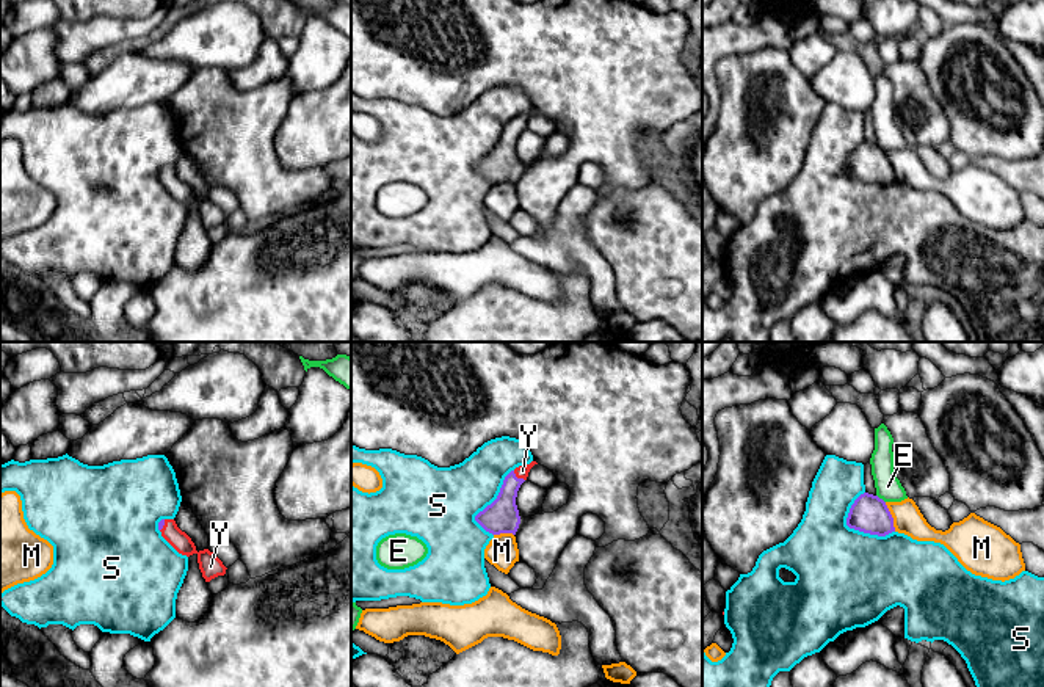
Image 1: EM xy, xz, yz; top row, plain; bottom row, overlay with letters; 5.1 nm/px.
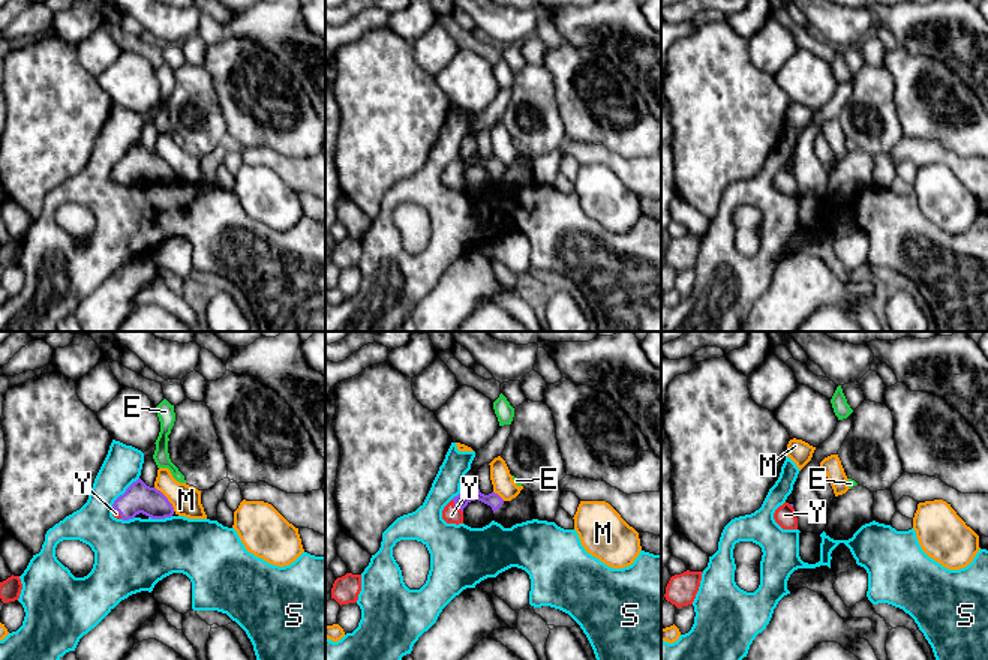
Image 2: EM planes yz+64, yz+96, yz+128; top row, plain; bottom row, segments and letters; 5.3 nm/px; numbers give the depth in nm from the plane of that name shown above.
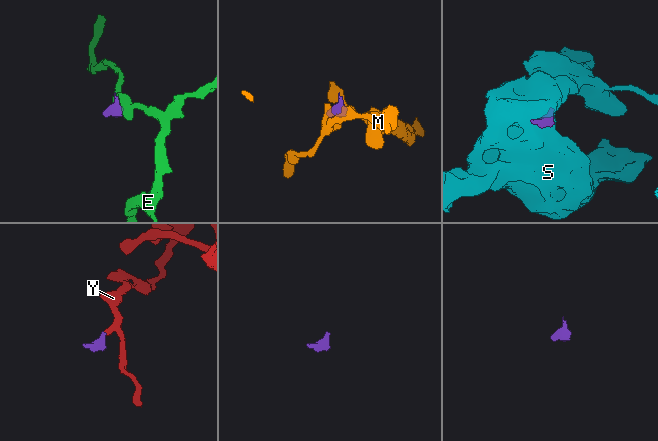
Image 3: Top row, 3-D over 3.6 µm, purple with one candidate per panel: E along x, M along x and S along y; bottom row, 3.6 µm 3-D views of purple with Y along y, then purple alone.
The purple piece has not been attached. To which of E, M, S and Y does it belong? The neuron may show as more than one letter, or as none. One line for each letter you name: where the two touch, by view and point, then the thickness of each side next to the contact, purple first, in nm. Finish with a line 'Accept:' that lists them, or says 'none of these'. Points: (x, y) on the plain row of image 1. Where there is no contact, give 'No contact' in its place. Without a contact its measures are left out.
Y: Touches purple at xz (516, 126). Thickness 180 nm (purple) against 60 nm
Accept: Y

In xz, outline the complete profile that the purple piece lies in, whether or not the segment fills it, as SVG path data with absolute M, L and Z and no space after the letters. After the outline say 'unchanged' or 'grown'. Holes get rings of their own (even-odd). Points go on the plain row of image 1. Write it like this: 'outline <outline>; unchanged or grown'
outline M538 113L519 114L511 119L500 136L497 147L475 165L475 169L489 182L513 182L516 184L520 165L516 154L516 146L520 133L527 129L530 118Z; grown

